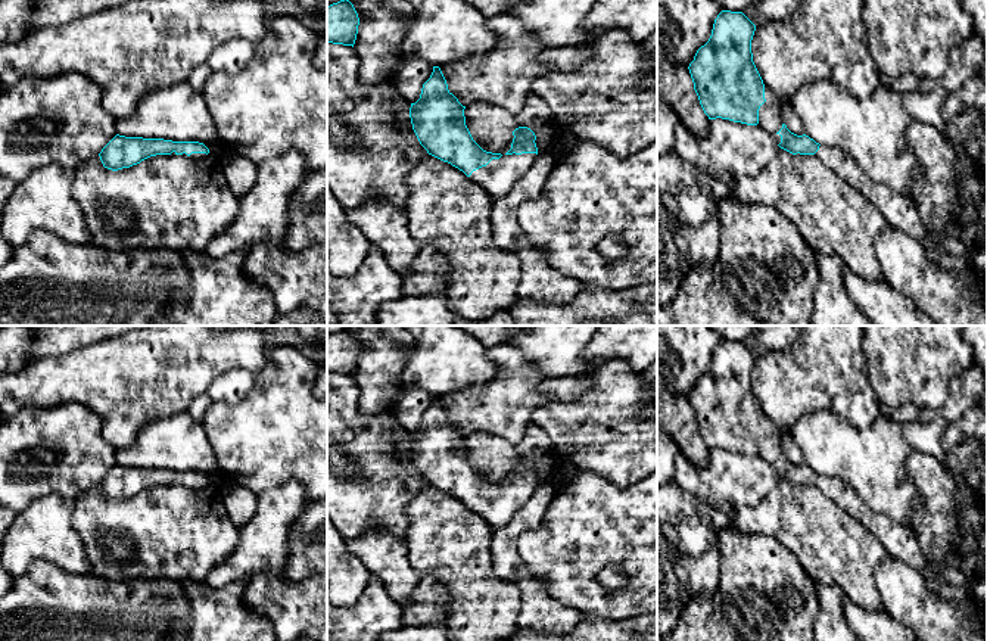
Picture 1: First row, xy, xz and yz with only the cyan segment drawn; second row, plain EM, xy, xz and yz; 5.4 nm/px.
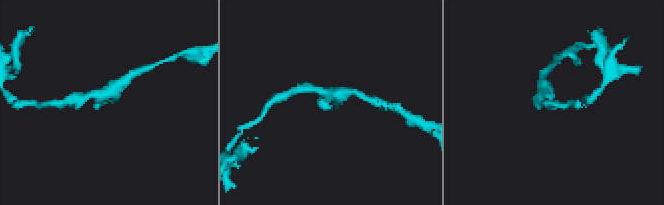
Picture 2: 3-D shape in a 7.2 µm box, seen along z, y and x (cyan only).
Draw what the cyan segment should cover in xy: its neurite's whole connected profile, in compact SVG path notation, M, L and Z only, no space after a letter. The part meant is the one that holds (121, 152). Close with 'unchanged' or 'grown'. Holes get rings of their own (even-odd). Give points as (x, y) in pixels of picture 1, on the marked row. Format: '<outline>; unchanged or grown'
M116 134L99 153L105 168L118 171L156 155L181 155L200 161L209 149L199 141L172 141L164 139L125 137Z; grown

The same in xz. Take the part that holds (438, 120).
M433 66L420 99L410 108L412 130L429 155L458 168L492 197L499 197L538 156L536 136L530 128L519 127L507 153L486 152L473 140L464 109L448 90L440 68Z; grown

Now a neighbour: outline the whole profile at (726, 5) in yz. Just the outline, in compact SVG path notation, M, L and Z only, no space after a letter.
M713 0L713 1L716 1L722 7L722 10L731 12L744 12L754 3L754 0Z

